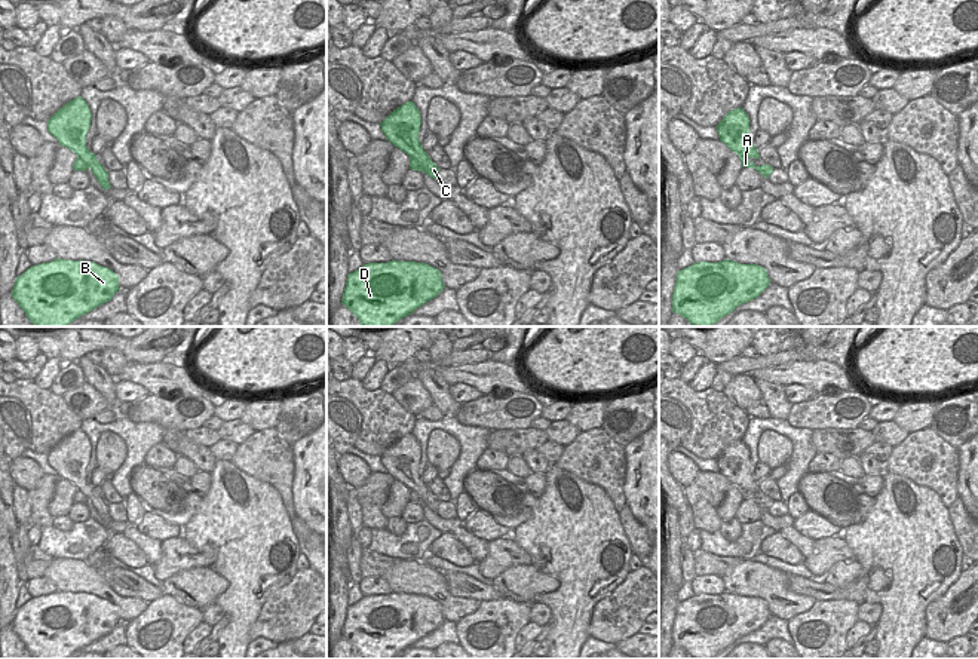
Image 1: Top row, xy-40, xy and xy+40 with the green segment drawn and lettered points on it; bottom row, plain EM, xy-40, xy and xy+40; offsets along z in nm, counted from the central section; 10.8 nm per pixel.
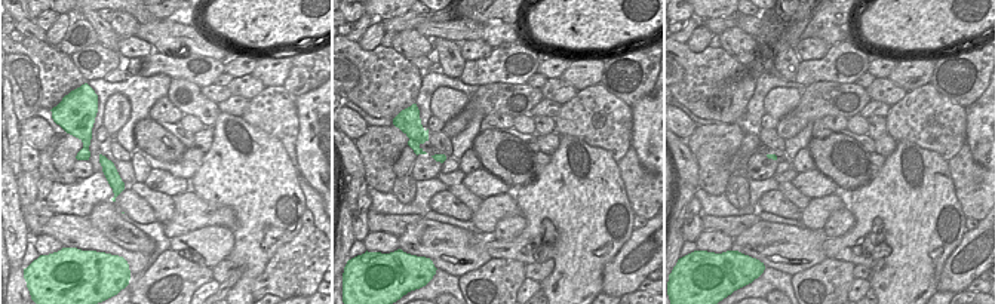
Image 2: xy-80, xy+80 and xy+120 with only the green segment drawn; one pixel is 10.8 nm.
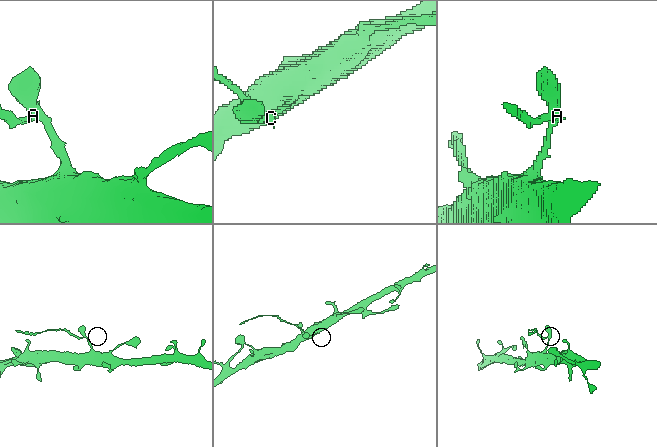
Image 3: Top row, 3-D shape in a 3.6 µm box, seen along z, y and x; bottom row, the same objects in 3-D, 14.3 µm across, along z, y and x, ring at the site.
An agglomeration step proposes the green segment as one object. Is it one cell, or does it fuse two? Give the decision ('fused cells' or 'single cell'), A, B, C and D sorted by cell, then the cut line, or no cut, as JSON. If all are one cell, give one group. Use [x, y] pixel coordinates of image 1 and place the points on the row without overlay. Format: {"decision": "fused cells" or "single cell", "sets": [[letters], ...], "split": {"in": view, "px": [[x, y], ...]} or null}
{"decision": "fused cells", "sets": [["A"], ["B", "C", "D"]], "split": {"in": "xy", "px": [[410, 489], [423, 502]]}}

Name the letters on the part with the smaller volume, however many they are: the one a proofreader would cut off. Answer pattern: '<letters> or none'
A

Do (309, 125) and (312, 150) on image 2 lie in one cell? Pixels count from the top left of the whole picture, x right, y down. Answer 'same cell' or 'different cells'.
same cell

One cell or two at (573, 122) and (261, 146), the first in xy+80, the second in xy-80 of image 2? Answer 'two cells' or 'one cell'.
two cells

